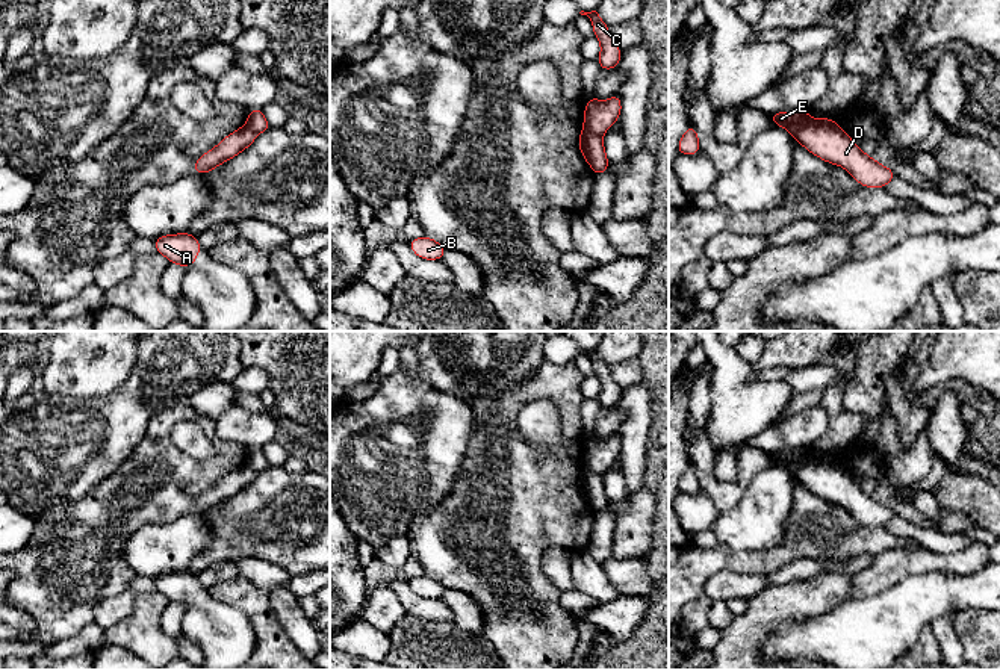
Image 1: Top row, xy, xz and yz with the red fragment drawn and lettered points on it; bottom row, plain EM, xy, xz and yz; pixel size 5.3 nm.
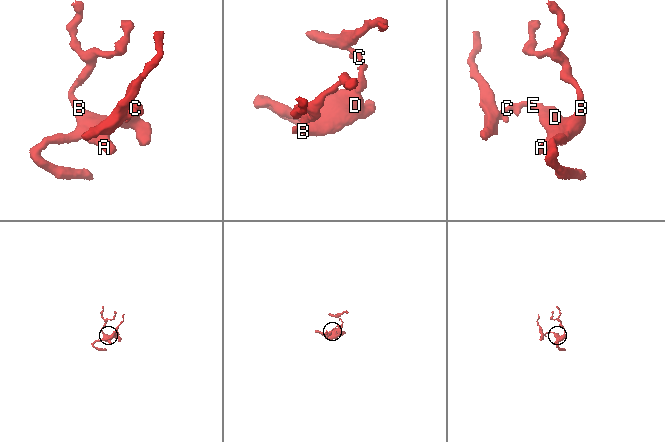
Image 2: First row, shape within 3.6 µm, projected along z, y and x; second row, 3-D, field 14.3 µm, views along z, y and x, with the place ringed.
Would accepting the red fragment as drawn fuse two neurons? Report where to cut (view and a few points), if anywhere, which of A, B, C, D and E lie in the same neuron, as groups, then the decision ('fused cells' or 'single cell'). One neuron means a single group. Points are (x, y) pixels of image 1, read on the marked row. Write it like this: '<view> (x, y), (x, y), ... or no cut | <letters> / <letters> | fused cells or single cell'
yz (811, 120), (791, 133) | A B D / C E | fused cells

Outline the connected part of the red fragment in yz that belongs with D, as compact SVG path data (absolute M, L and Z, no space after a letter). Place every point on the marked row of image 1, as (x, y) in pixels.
M831 118L811 119L791 133L809 153L832 165L843 166L865 188L887 188L894 171L865 154Z

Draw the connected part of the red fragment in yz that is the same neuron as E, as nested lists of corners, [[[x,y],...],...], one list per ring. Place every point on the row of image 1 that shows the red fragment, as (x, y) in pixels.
[[[803,110],[778,112],[769,115],[773,124],[787,129],[790,133],[806,126],[811,121],[811,113]]]

